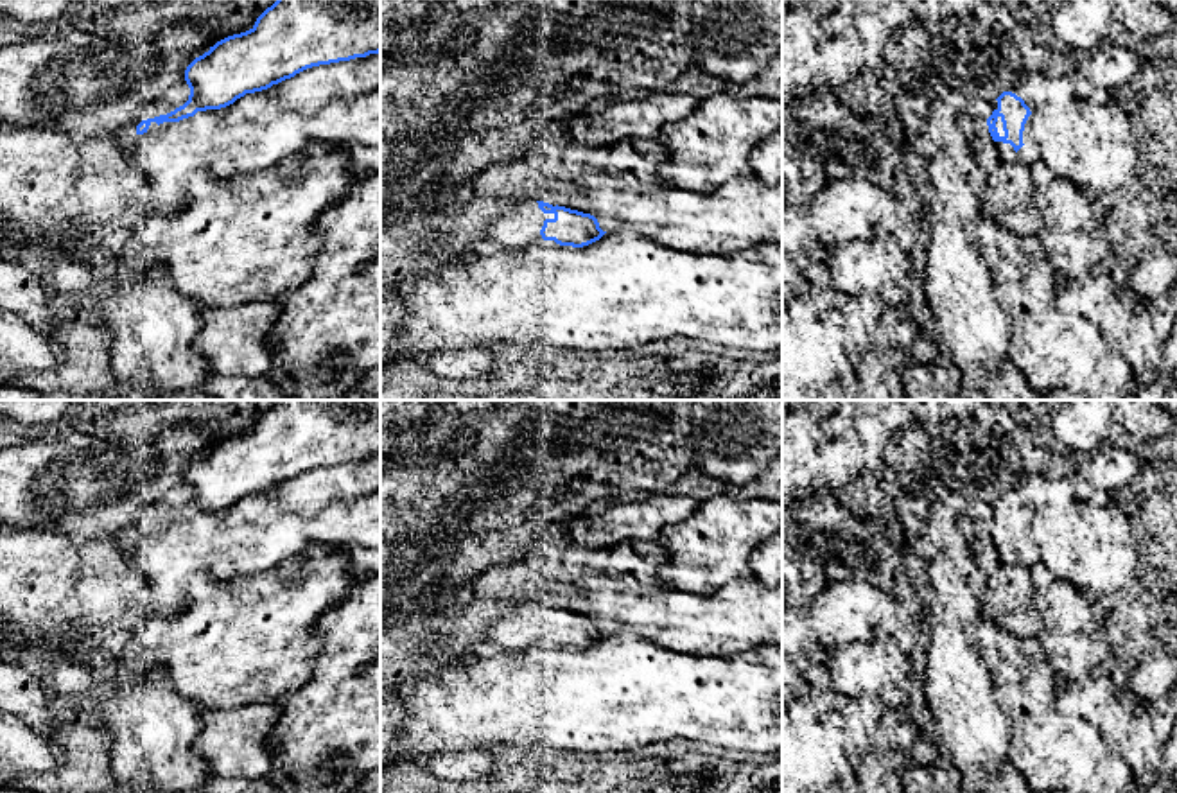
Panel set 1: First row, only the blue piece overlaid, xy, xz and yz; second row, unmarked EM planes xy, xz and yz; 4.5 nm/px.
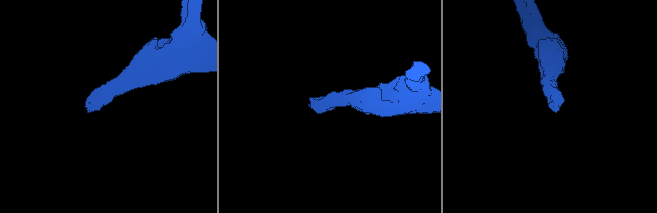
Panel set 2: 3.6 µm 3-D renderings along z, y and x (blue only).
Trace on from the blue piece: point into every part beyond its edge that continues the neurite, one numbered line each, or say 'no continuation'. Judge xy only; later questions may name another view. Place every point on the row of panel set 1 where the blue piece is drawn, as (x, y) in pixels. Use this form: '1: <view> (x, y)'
1: xy (122, 139)

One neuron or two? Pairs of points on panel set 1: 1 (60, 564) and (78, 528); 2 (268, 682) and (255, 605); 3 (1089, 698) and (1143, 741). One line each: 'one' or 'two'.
1: two
2: one
3: one

